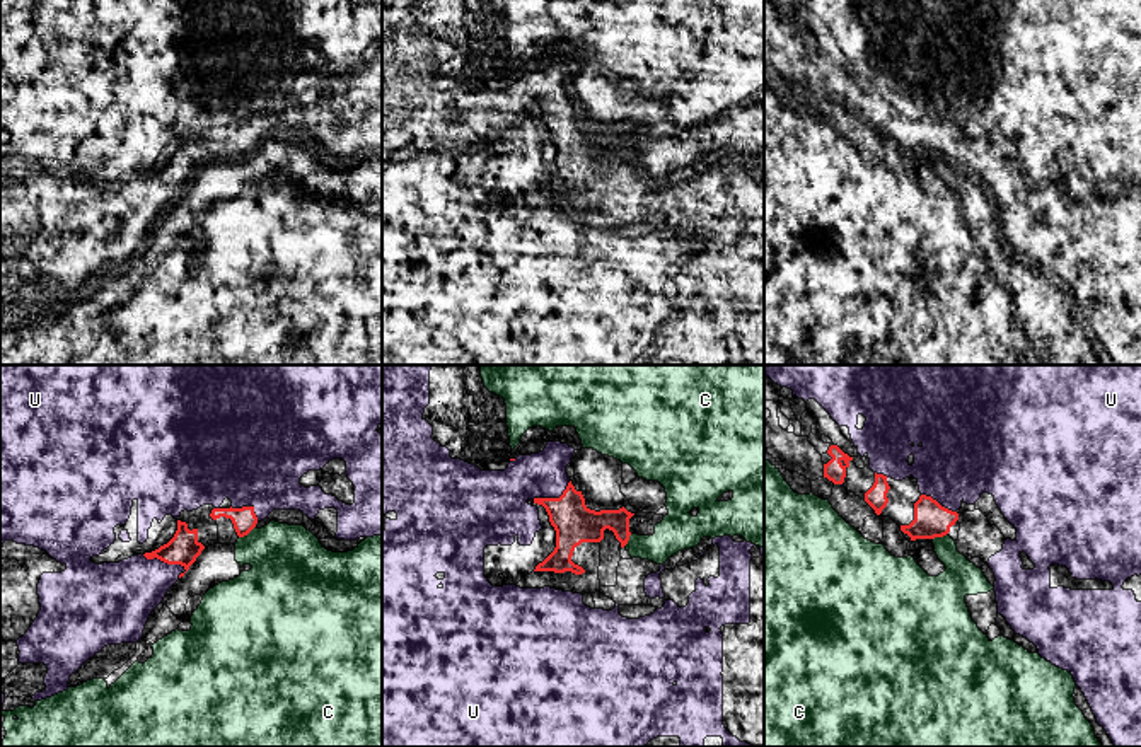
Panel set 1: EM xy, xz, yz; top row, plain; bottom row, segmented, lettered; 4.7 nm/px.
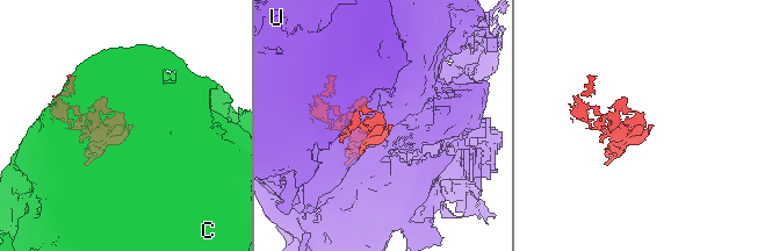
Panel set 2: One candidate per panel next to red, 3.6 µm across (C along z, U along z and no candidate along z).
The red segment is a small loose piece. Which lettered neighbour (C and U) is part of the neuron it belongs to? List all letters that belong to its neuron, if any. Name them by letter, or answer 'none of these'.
U

